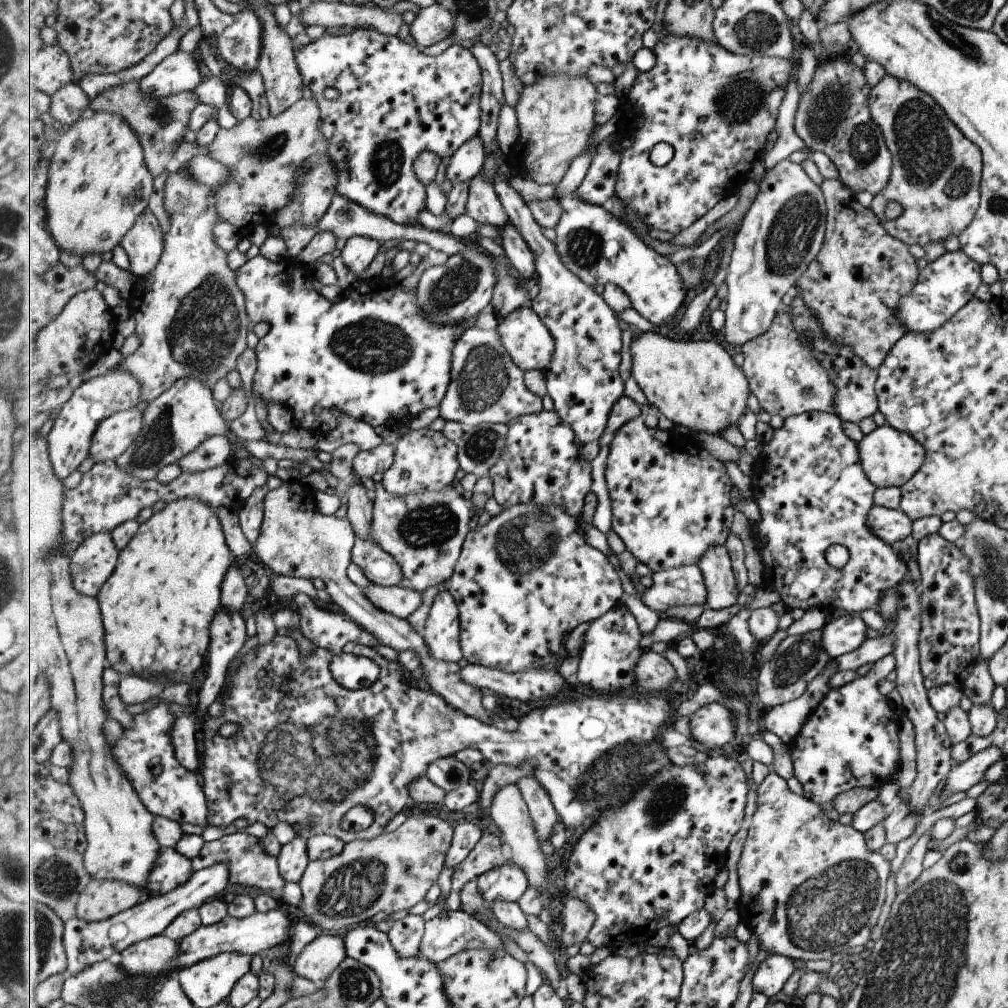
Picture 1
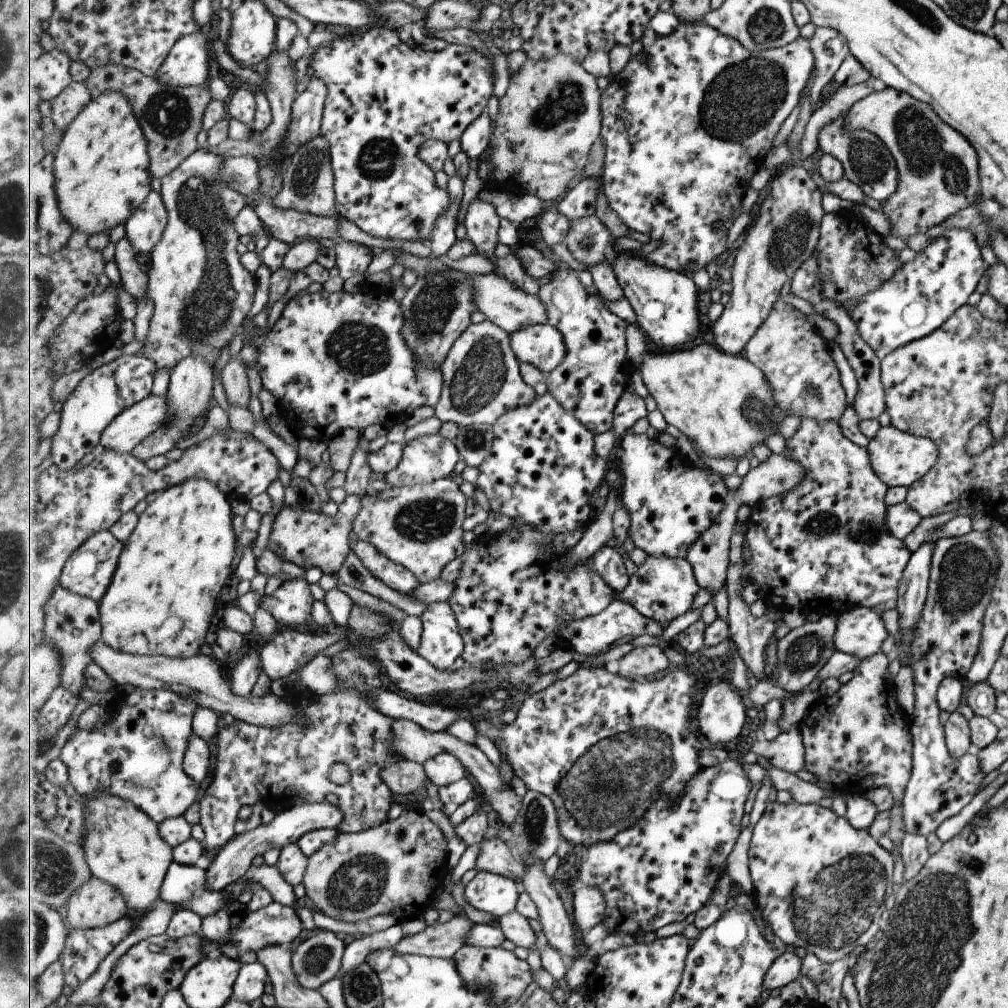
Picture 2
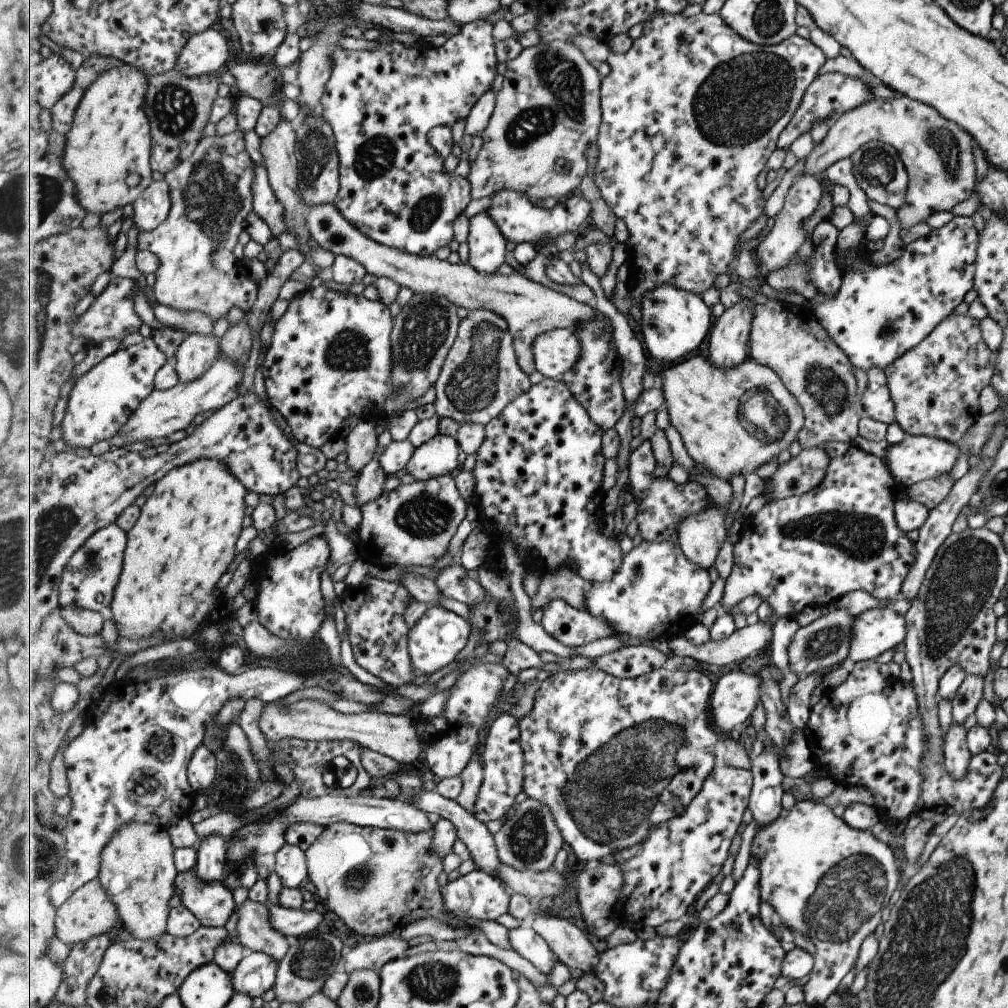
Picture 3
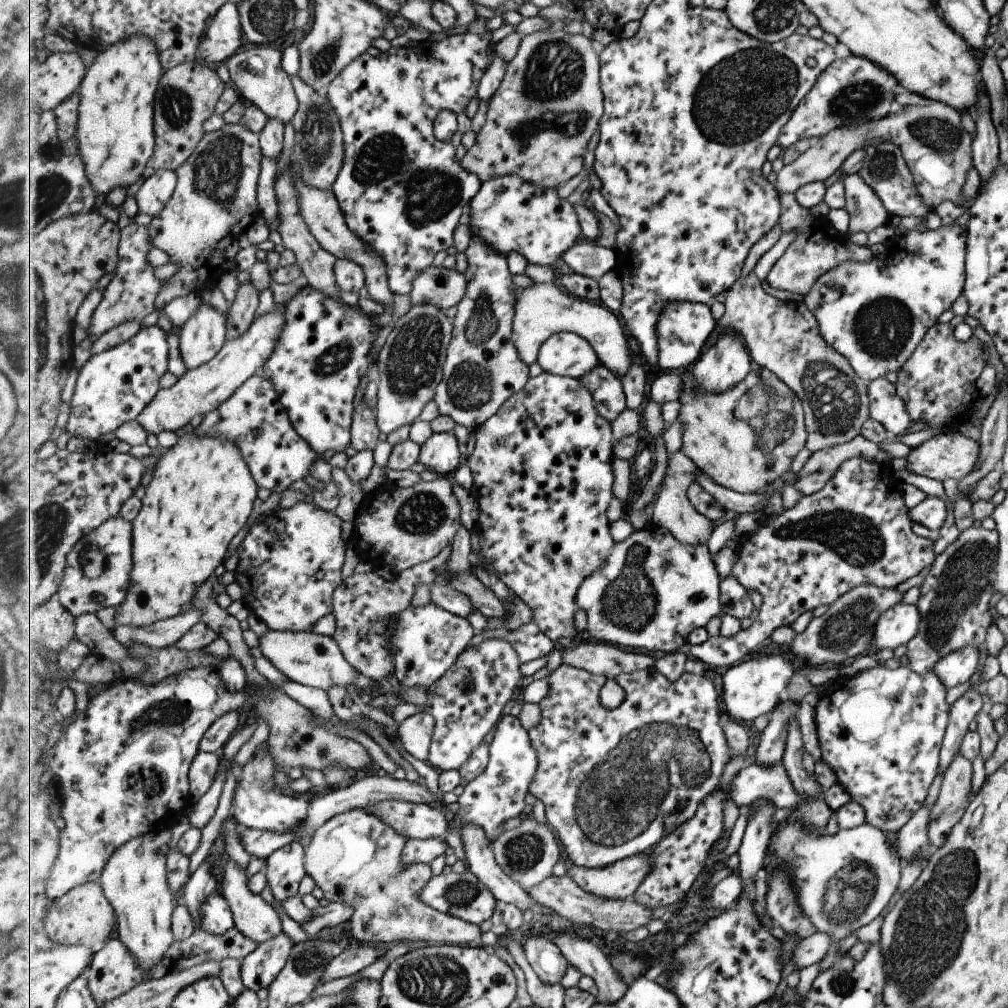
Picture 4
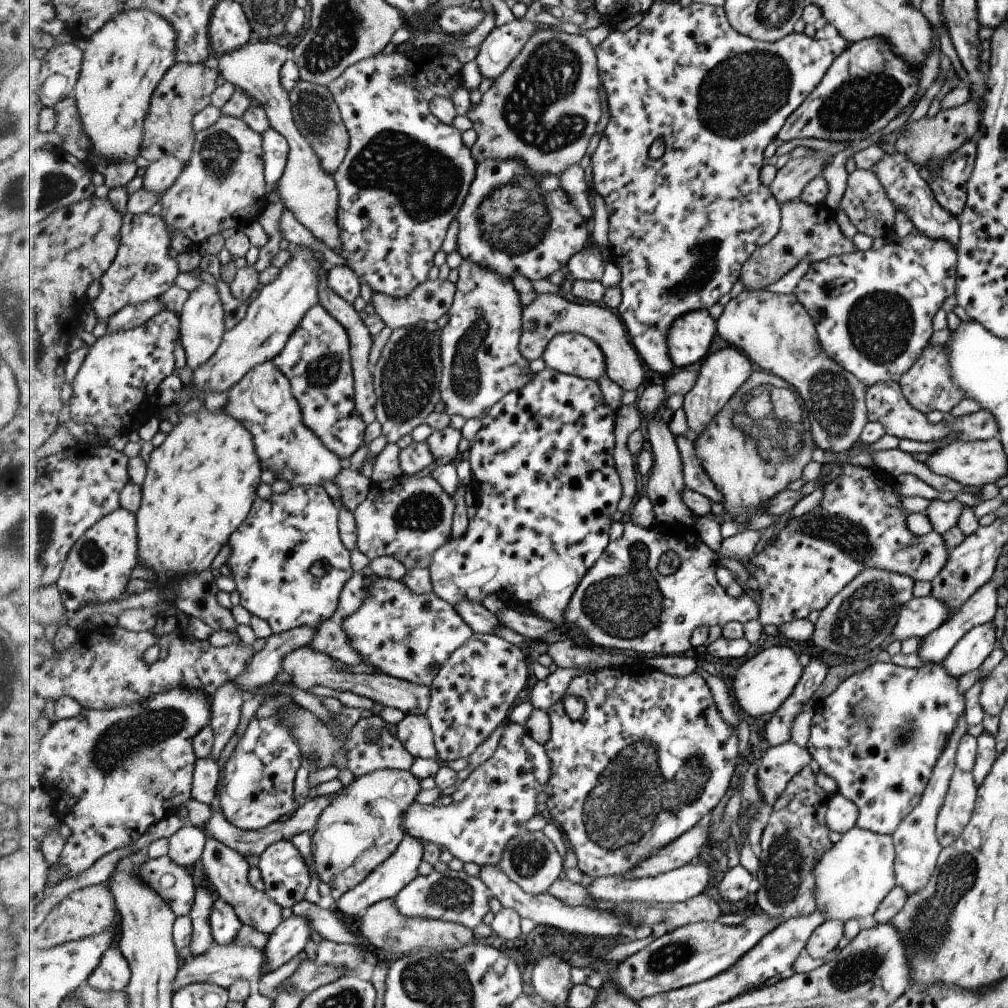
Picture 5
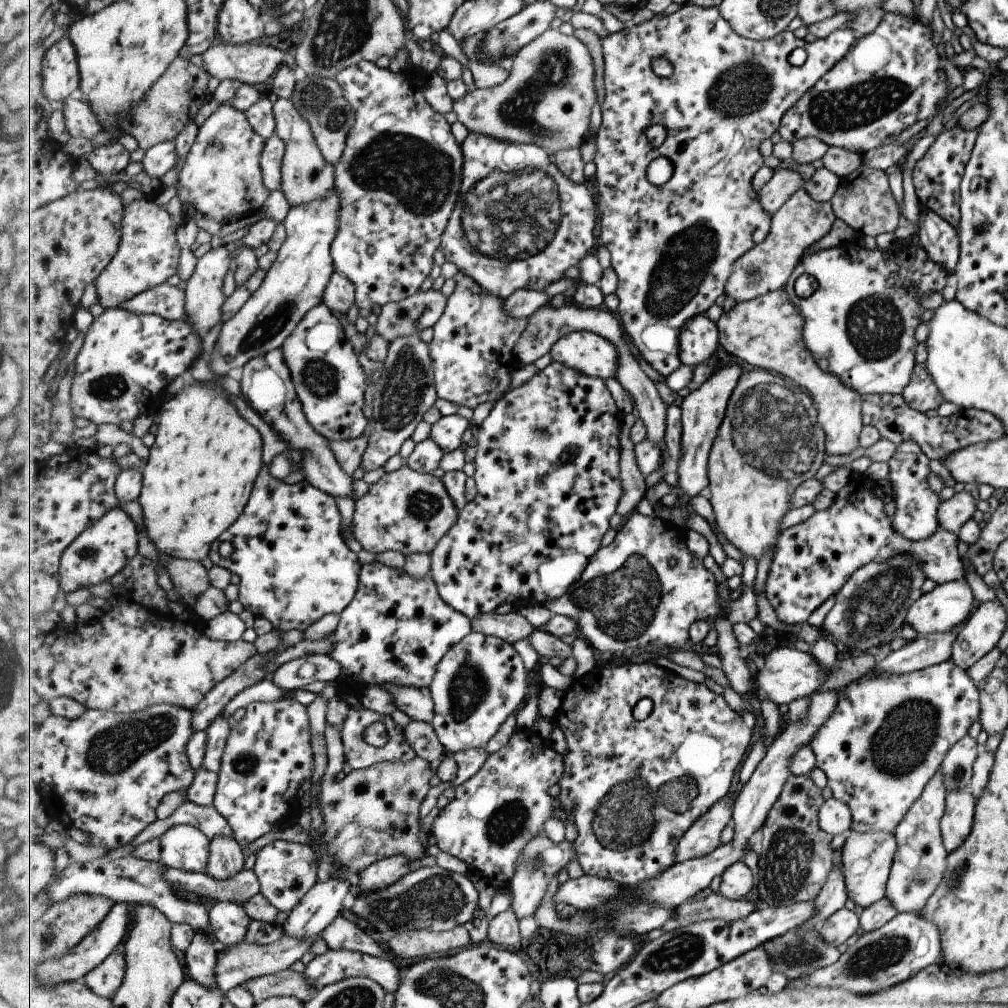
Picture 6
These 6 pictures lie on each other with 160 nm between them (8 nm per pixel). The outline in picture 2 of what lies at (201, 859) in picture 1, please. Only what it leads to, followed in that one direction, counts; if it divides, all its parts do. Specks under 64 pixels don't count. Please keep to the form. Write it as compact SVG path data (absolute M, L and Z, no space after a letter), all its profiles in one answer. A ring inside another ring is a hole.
M266 863L259 866L253 865L246 872L245 879L265 887L273 895L277 903L293 906L297 902L295 888L285 880L278 865Z

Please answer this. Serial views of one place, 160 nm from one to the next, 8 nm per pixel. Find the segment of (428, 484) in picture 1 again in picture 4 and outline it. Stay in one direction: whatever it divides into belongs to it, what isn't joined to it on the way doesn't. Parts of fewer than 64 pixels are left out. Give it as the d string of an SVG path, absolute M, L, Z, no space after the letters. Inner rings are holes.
M433 433L422 446L420 460L426 469L451 476L461 464L461 446L454 433Z

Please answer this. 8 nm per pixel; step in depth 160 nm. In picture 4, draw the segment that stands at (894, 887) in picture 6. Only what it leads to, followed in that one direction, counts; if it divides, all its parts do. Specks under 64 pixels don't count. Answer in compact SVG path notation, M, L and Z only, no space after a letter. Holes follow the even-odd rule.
M973 686L969 687L953 704L950 704L947 724L938 752L938 768L941 768L942 774L954 754L958 752L963 735L968 731L967 724L975 720L976 714L983 708L981 690ZM921 806L911 814L911 818L896 831L897 834L897 849L895 852L902 864L903 861L911 857L925 857L929 856L933 850L928 836L927 825L930 809Z

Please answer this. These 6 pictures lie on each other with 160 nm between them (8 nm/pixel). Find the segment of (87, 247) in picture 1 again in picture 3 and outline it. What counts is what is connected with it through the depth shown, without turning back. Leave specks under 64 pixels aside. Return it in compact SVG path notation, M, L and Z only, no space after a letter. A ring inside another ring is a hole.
M124 63L123 66L103 72L86 89L83 101L75 114L73 127L66 136L63 163L78 183L79 202L87 213L103 216L113 210L125 208L127 204L134 206L135 202L139 201L139 196L154 182L151 167L154 139L150 116L146 110L150 80L150 75L142 67Z

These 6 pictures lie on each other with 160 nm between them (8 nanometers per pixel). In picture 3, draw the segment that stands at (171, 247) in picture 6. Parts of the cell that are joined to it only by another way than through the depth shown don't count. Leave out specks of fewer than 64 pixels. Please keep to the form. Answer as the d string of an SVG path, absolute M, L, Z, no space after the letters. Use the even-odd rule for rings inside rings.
M116 277L107 286L103 294L79 317L75 318L74 337L88 338L90 342L103 343L105 338L123 339L129 334L139 332L143 320L135 309L135 296L137 296L137 281L131 278Z

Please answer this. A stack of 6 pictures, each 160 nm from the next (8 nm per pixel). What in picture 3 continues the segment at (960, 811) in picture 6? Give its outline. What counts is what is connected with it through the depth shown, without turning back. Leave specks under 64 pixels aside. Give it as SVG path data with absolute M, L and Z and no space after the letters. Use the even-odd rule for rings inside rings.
M952 722L942 745L943 768L951 780L963 780L967 776L967 764L972 756L967 750L963 726Z

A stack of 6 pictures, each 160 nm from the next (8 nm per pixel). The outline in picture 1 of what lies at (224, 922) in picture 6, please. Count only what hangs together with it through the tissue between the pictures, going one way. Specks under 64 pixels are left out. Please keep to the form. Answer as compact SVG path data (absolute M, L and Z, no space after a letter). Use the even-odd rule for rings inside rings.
M163 847L157 865L149 876L148 889L162 895L185 884L194 873L192 860L175 847Z

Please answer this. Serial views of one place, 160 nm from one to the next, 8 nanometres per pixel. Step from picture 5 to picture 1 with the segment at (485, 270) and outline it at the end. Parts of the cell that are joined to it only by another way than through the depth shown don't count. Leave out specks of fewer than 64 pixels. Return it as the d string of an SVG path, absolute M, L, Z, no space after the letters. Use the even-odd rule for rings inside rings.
M483 173L470 180L467 214L481 224L489 223L497 228L509 221L505 207L497 194L494 182ZM471 327L455 345L452 381L439 410L439 416L447 421L457 421L469 428L481 423L509 425L523 415L543 412L543 400L526 385L526 371L515 364L498 331Z

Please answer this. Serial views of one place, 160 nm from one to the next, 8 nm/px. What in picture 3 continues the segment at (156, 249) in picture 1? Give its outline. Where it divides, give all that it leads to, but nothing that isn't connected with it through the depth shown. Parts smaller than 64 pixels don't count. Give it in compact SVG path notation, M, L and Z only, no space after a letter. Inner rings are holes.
M166 179L155 180L135 202L134 225L139 232L156 230L167 220L171 208L171 190Z

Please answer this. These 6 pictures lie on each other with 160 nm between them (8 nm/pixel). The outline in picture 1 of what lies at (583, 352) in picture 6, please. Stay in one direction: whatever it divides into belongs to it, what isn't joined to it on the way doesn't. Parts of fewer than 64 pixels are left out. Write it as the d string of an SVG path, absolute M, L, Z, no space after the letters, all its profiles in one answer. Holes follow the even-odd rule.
M525 304L500 319L496 330L501 335L503 346L519 368L545 372L550 366L556 349L555 337L530 304Z

